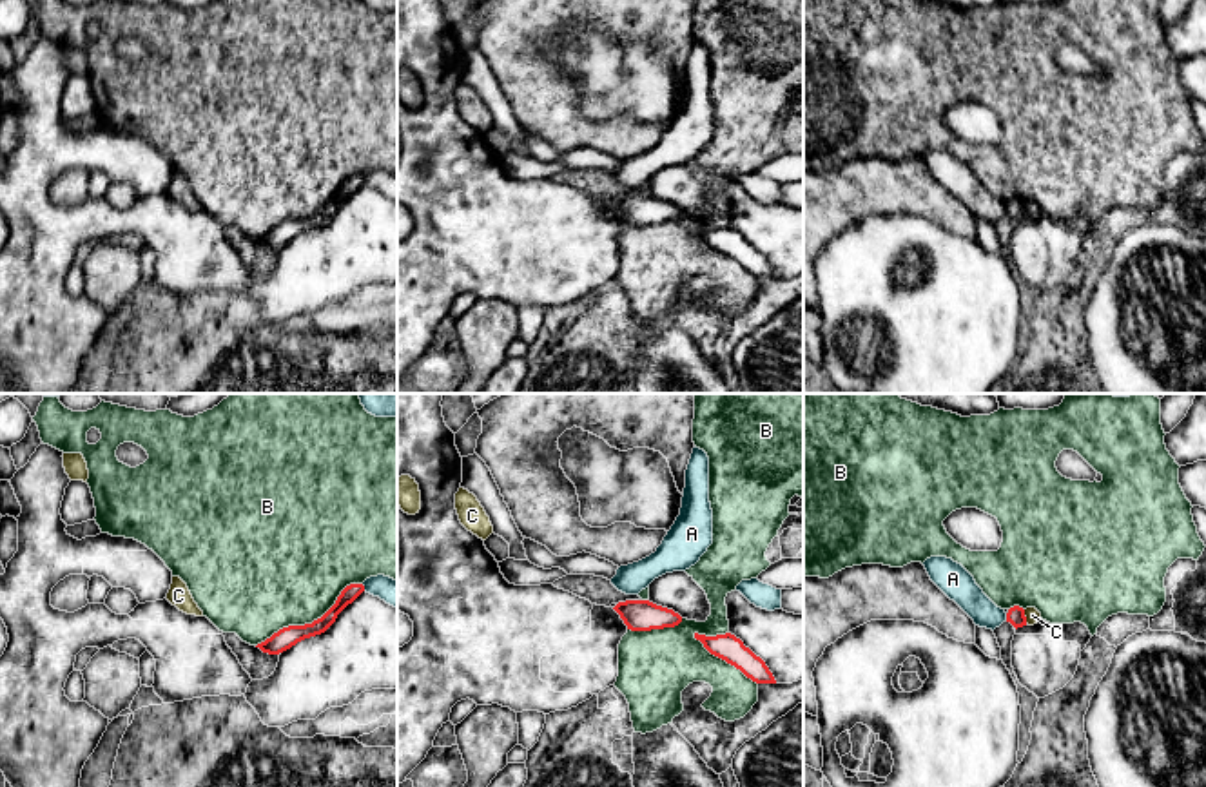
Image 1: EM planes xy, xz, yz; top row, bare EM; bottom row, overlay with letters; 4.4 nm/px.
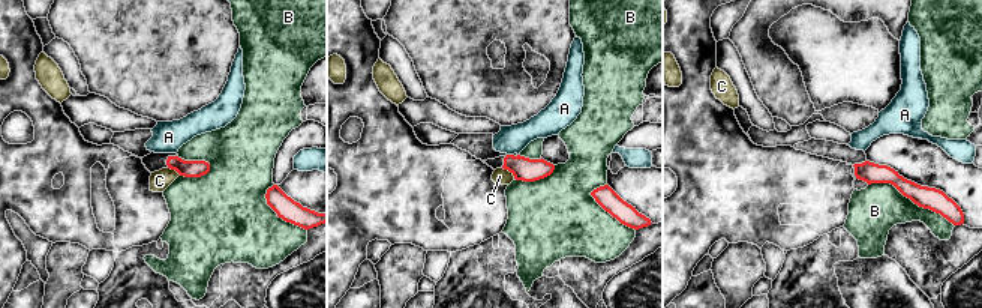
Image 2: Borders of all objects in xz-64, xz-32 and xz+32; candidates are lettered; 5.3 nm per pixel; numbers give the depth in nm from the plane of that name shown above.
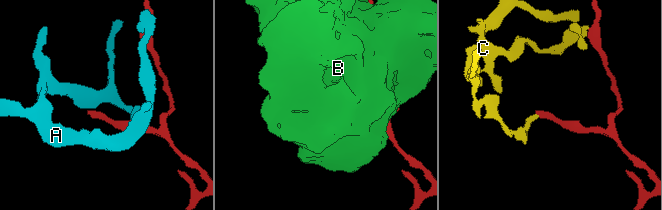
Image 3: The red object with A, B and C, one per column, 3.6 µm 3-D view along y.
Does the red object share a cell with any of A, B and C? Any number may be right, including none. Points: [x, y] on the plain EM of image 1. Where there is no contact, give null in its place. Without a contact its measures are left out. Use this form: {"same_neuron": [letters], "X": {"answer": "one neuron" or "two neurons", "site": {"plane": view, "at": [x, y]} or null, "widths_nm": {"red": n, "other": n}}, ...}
{"same_neuron": [], "A": {"answer": "two neurons", "site": {"plane": "xy", "at": [363, 182]}, "widths_nm": {"red": 70, "other": 120}}, "B": {"answer": "two neurons", "site": {"plane": "xy", "at": [312, 216]}, "widths_nm": {"red": 90, "other": 480}}, "C": {"answer": "two neurons", "site": {"plane": "yz", "at": [1025, 211]}, "widths_nm": {"red": 80, "other": 70}}}

